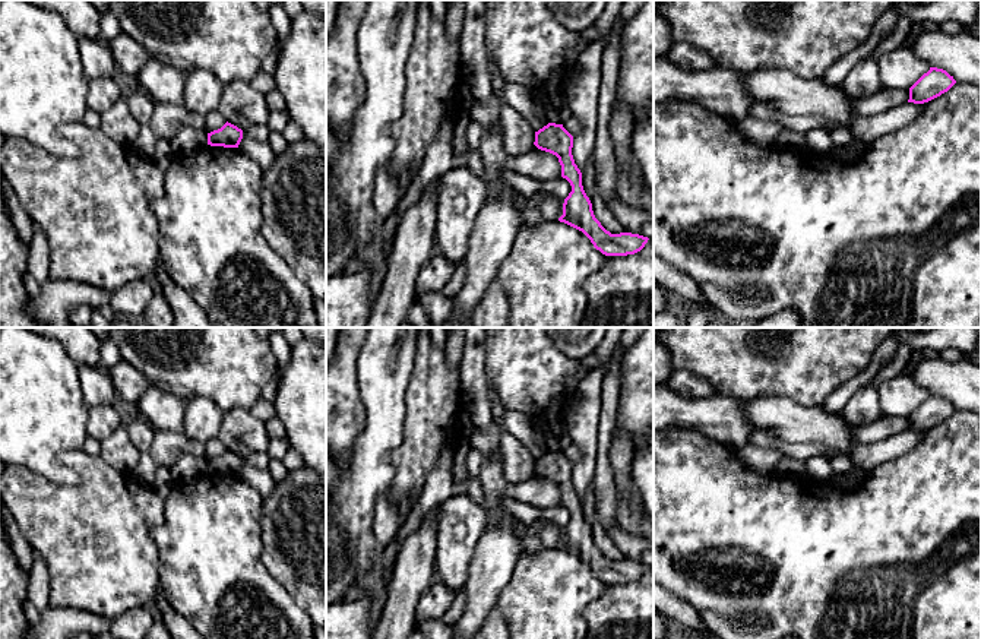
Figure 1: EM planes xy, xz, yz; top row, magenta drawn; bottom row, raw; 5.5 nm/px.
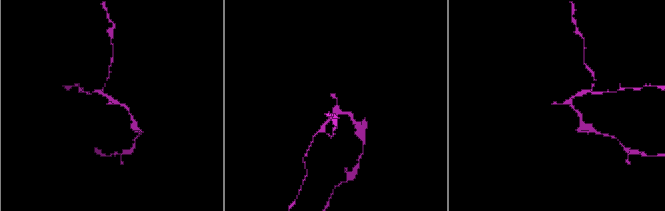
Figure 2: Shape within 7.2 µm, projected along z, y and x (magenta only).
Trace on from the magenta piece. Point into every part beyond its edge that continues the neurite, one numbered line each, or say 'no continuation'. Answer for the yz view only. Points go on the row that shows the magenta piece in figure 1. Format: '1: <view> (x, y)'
no continuation

